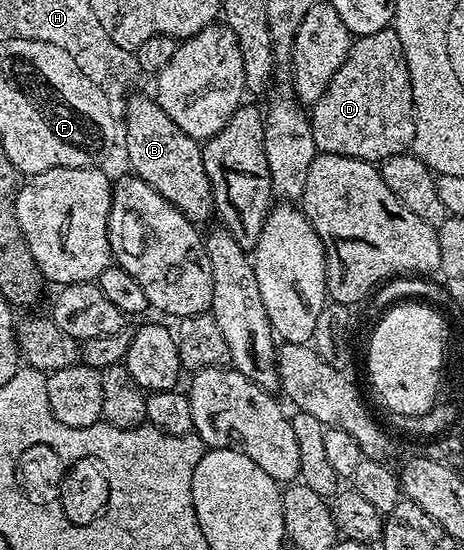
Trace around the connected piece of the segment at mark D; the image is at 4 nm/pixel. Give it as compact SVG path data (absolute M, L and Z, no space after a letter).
M390 27L383 31L375 31L375 35L357 37L350 44L347 59L339 67L339 71L335 71L323 95L312 105L311 120L315 147L322 153L383 163L395 155L406 152L412 146L415 139L413 88L407 67L407 55L403 55L403 43L399 43L396 28Z

